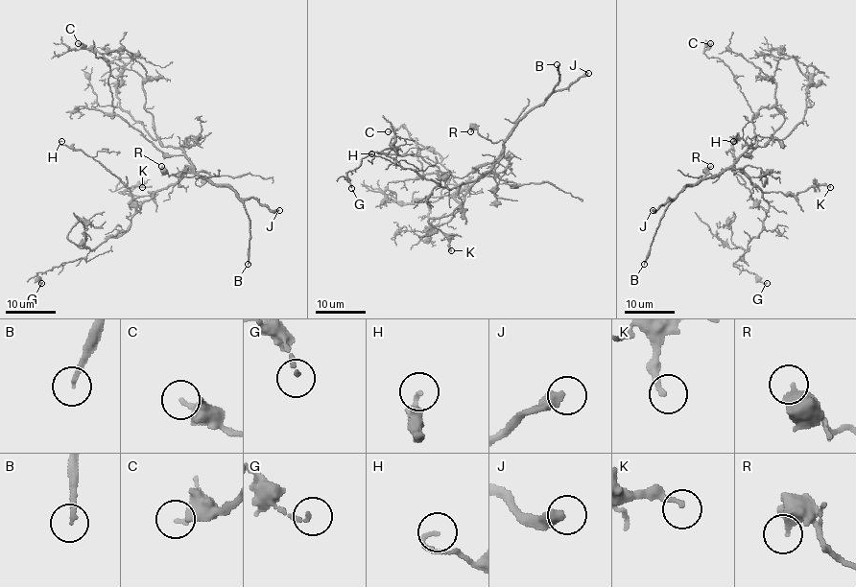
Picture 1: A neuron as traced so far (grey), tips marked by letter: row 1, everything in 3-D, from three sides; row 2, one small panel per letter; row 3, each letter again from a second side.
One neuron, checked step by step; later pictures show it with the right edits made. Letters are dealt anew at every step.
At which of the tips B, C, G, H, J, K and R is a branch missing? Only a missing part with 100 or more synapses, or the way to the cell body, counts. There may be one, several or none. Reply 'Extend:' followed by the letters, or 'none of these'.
Extend: B, J

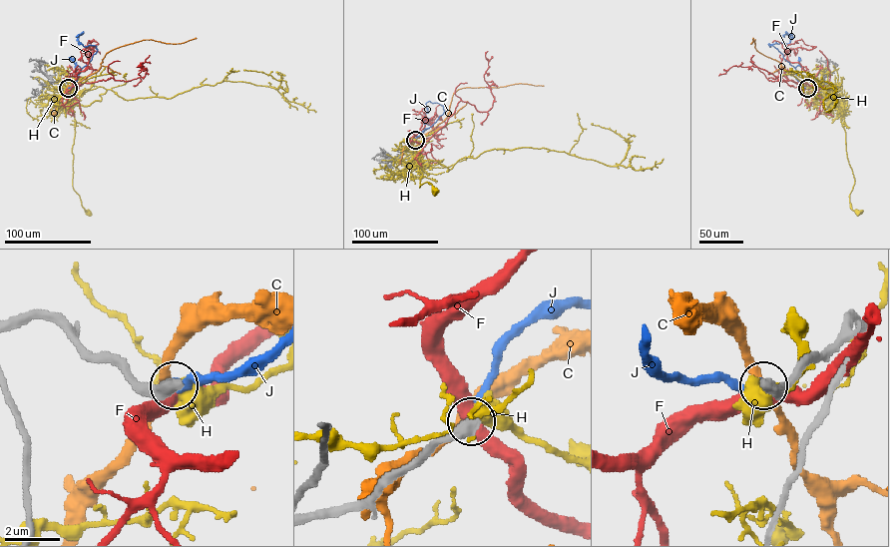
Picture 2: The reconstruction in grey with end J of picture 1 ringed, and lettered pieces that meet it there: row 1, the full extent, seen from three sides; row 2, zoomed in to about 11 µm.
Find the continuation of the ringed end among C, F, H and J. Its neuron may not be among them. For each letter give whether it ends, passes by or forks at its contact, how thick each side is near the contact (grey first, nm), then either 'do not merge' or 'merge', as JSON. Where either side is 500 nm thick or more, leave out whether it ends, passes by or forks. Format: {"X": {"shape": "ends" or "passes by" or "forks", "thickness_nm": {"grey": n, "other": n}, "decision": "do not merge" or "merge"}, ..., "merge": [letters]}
{"C": {"thickness_nm": {"grey": 550, "other": 320}, "decision": "do not merge"}, "F": {"shape": "passes by", "thickness_nm": {"grey": 480, "other": 480}, "decision": "do not merge"}, "H": {"thickness_nm": {"grey": 440, "other": 500}, "decision": "do not merge"}, "J": {"shape": "ends", "thickness_nm": {"grey": 480, "other": 320}, "decision": "merge"}, "merge": ["J"]}

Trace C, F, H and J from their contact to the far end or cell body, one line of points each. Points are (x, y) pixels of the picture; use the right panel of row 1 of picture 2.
C: (807, 88), (778, 61), (759, 52), (755, 39), (750, 44), (753, 38)
F: (807, 88), (811, 85), (805, 83), (769, 80), (779, 78), (752, 66), (733, 66), (718, 76)
H: (807, 88), (823, 89), (837, 108), (854, 179), (850, 207), (857, 213)
J: (807, 88), (800, 86), (795, 69), (777, 49), (768, 45), (788, 43), (791, 37), (787, 34), (784, 37)

